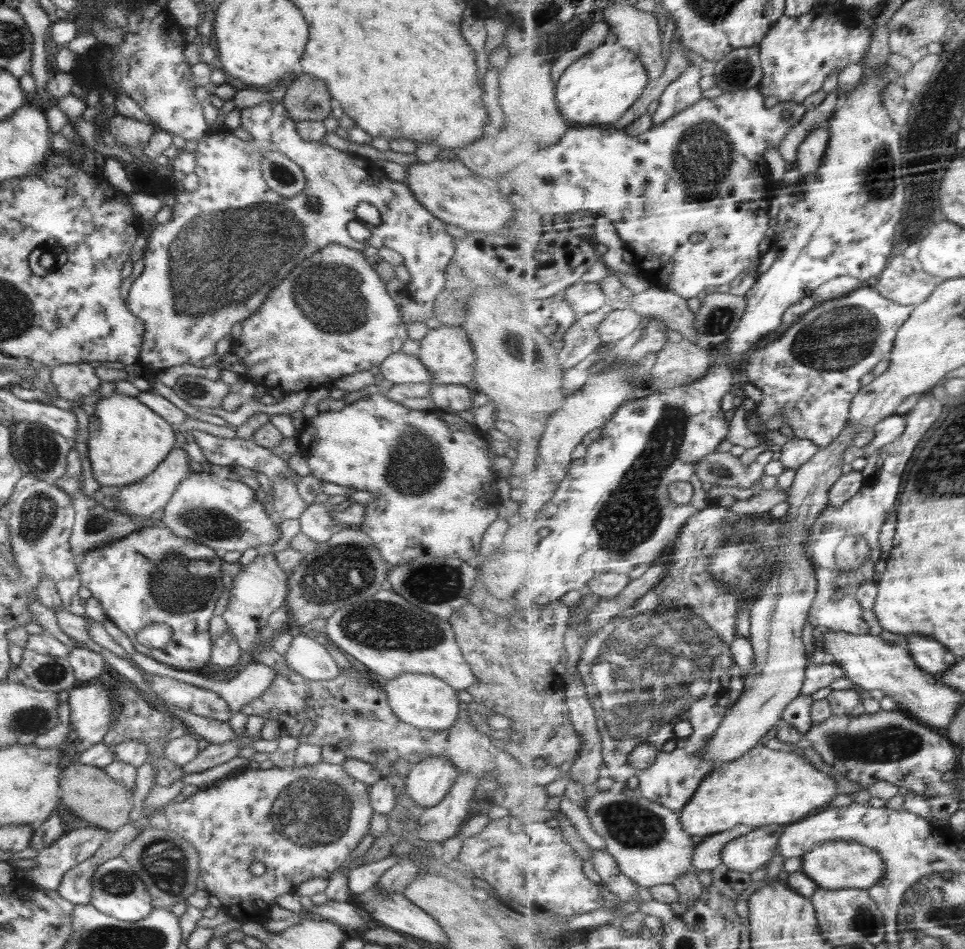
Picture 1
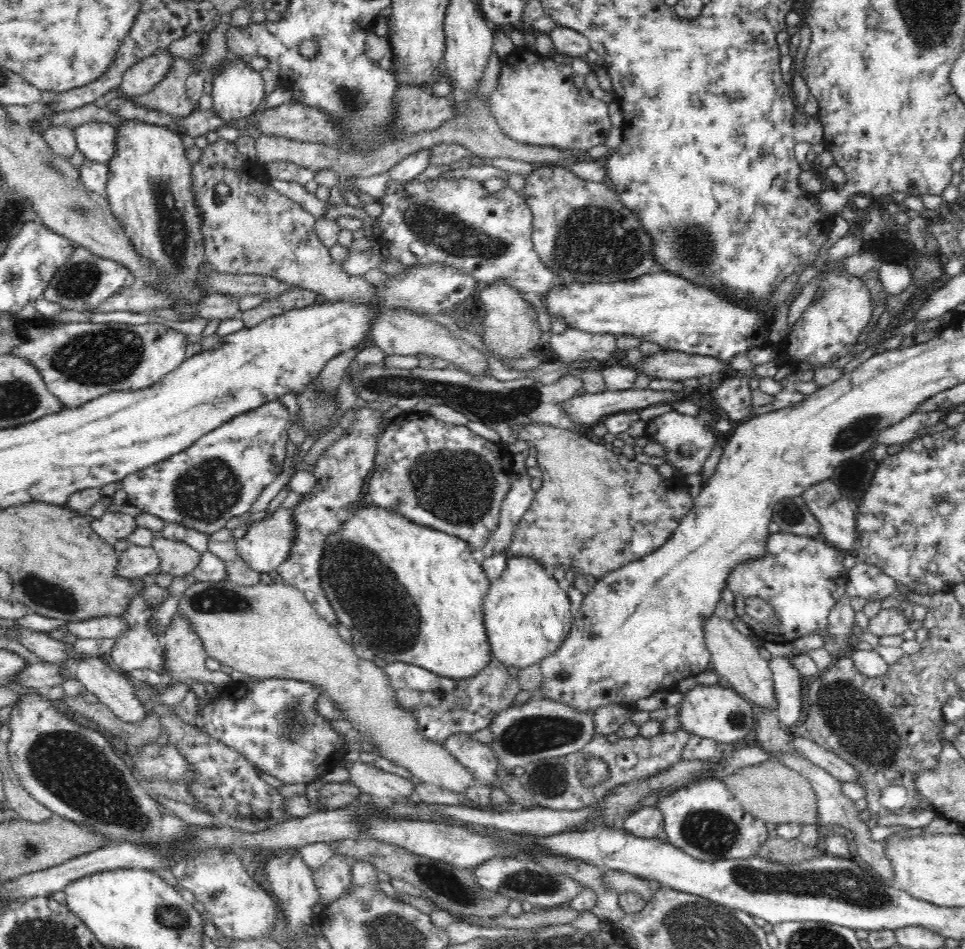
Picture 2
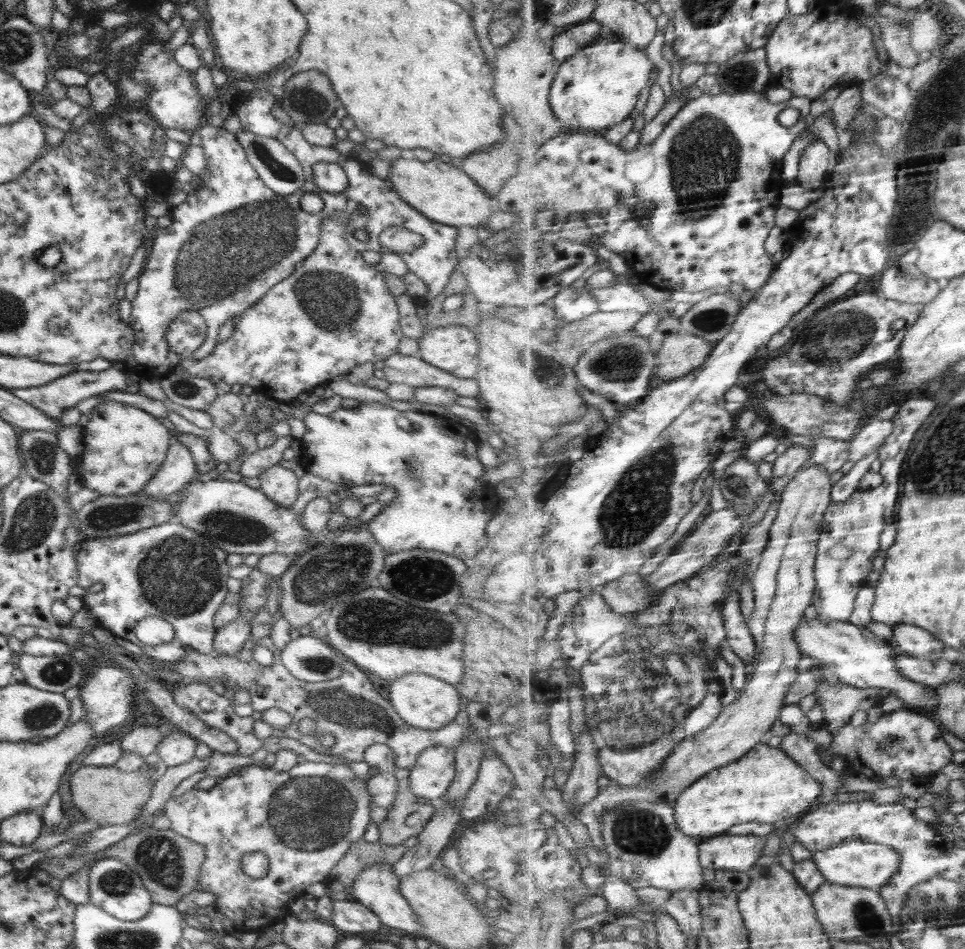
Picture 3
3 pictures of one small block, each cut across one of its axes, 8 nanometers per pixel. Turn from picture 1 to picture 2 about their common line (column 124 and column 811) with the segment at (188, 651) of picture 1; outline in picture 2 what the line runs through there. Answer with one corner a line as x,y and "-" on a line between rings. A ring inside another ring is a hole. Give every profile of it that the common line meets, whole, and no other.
776,532
768,536
764,558
750,559
736,565
728,575
727,589
735,594
735,611
749,628
753,638
763,642
794,642
818,632
828,638
828,616
837,600
846,595
849,570
844,566
844,554
820,538
-
758,597
772,605
780,624
768,626
754,620
745,611
745,600

